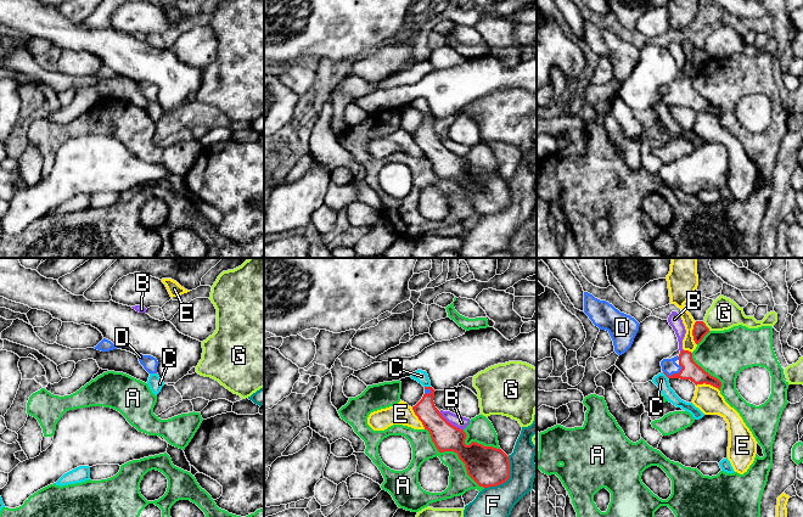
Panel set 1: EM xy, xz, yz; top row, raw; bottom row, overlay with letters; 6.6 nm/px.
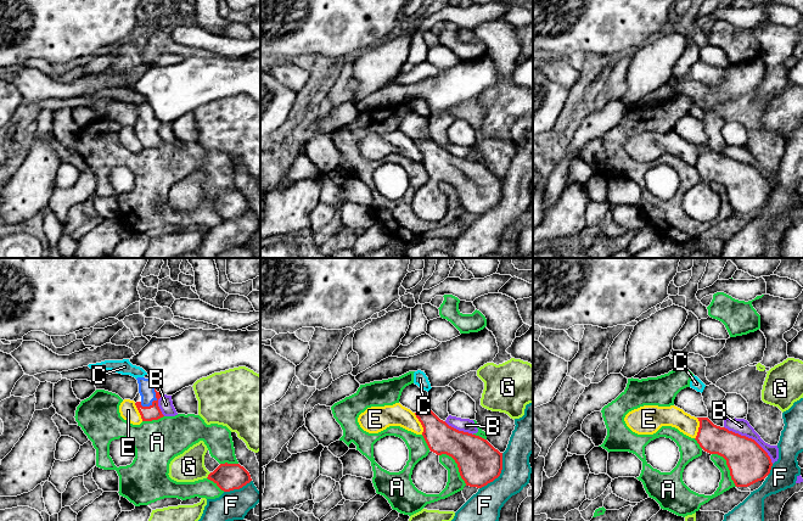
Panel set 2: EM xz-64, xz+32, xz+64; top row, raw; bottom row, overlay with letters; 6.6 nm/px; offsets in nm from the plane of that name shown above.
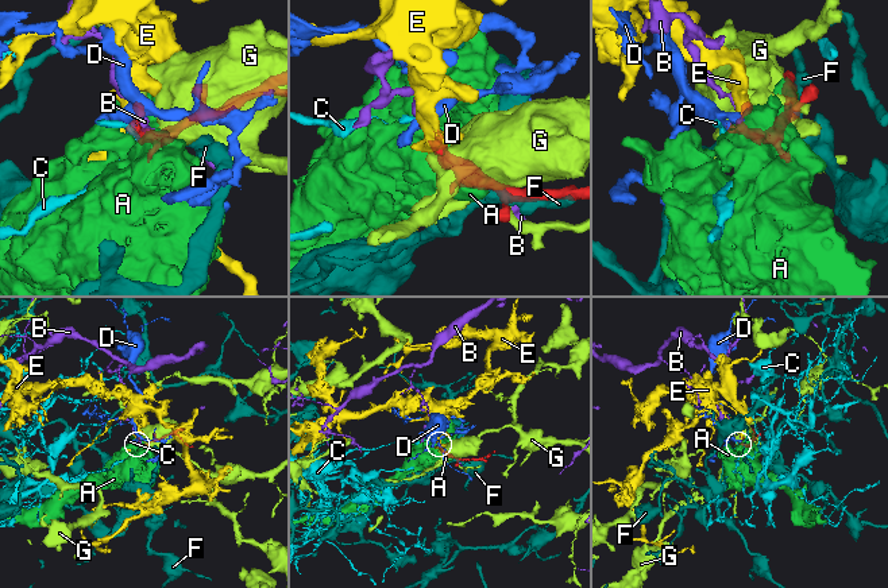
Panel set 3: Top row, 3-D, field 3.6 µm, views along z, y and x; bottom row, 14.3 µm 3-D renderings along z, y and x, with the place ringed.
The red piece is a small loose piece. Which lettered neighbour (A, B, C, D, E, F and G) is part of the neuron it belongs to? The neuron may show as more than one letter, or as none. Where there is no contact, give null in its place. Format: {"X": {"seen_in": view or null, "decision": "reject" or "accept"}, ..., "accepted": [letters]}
{"A": {"seen_in": "xz", "decision": "reject"}, "B": {"seen_in": "xz", "decision": "reject"}, "C": {"seen_in": "xz", "decision": "reject"}, "D": {"seen_in": "yz", "decision": "accept"}, "E": {"seen_in": "yz", "decision": "reject"}, "F": {"seen_in": "xz", "decision": "reject"}, "G": {"seen_in": "yz", "decision": "reject"}, "accepted": ["D"]}

